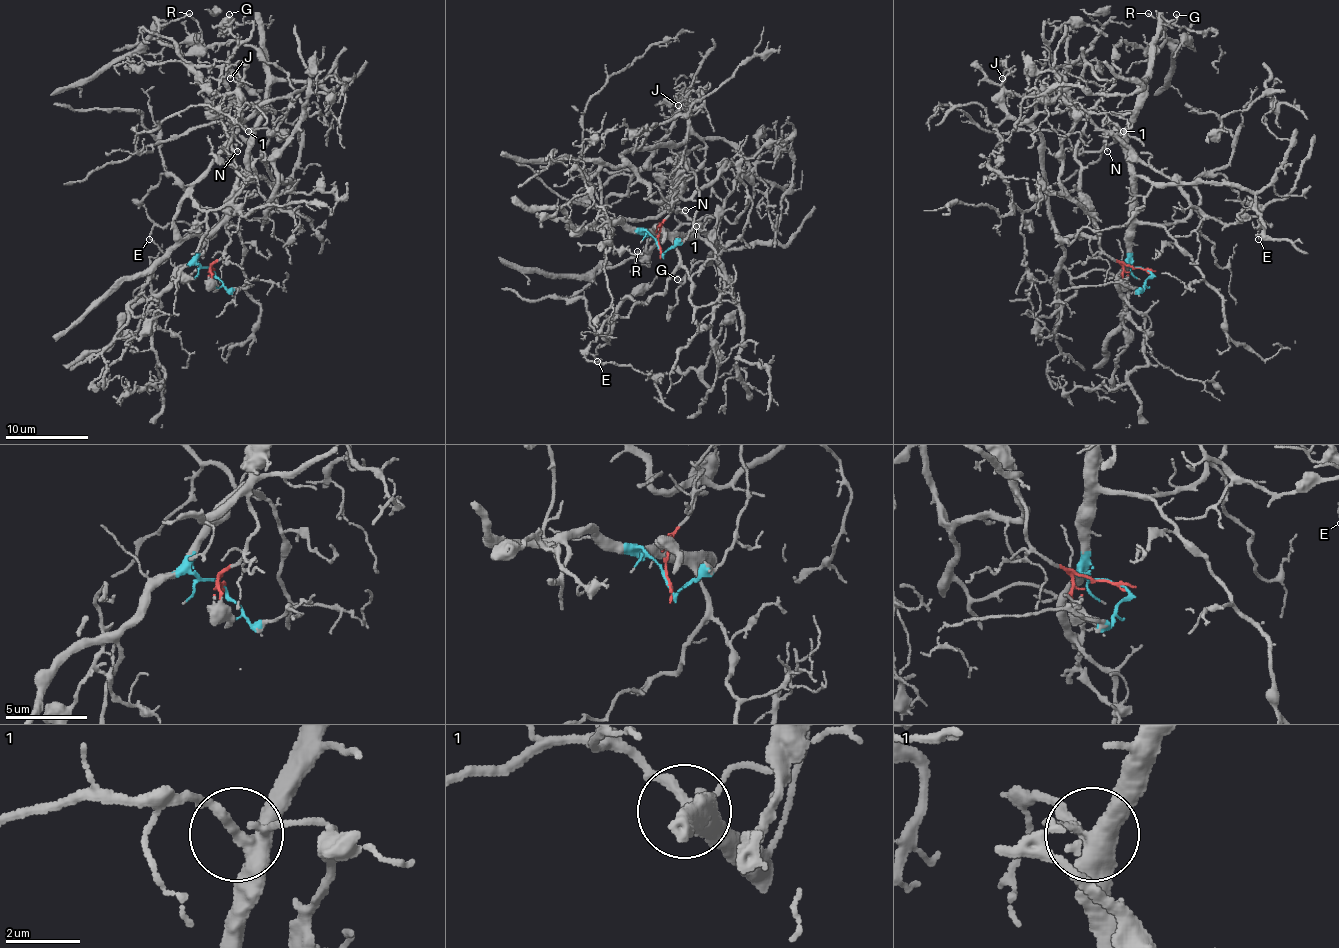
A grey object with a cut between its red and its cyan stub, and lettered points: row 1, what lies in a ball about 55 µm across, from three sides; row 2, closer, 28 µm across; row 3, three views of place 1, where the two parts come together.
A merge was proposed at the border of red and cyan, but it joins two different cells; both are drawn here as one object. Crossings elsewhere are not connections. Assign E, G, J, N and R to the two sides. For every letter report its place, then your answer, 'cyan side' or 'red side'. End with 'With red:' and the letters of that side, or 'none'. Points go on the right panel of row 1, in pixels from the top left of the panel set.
E: (1258, 239) | cyan side
G: (1176, 14) | cyan side
J: (1002, 78) | red side
N: (1107, 151) | cyan side
R: (1148, 13) | red side
With red: J, R

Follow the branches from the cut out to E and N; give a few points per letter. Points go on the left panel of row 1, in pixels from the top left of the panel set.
E: (212, 270), (200, 266), (198, 249), (231, 224), (173, 176), (162, 174), (137, 202), (154, 224), (150, 239)
N: (212, 270), (200, 266), (198, 247), (227, 214), (244, 176), (250, 133), (237, 122), (227, 133), (237, 151)

